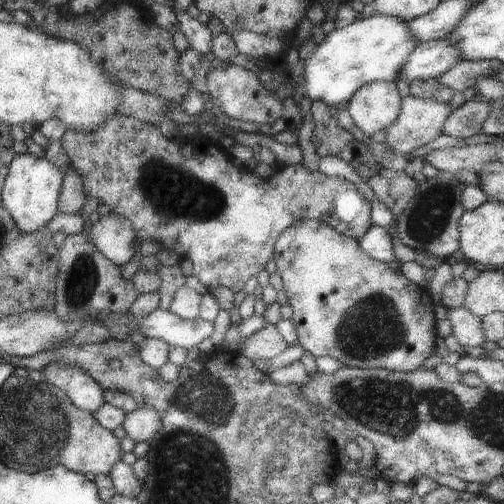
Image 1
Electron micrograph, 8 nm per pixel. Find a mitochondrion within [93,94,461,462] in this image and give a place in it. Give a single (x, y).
(373, 327)

